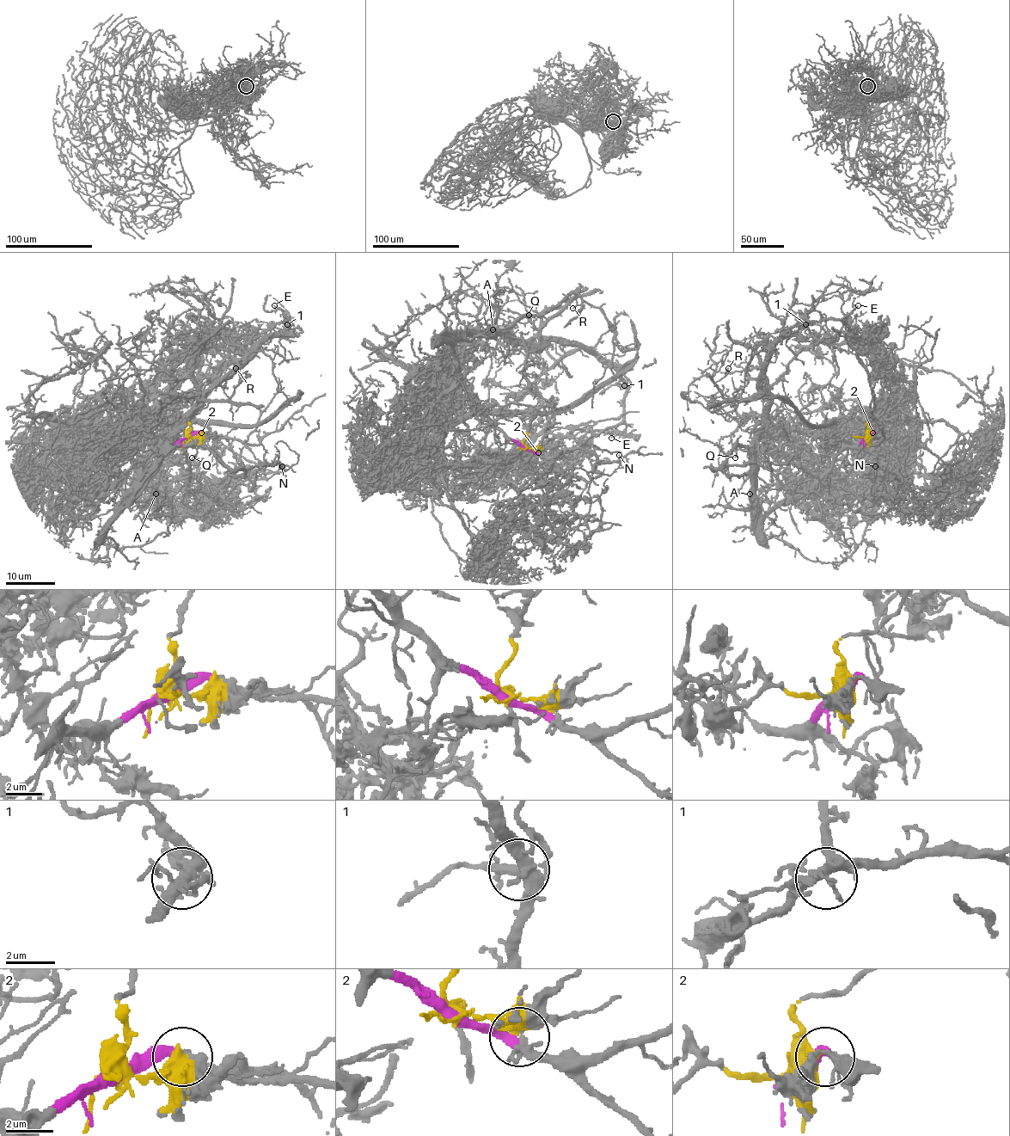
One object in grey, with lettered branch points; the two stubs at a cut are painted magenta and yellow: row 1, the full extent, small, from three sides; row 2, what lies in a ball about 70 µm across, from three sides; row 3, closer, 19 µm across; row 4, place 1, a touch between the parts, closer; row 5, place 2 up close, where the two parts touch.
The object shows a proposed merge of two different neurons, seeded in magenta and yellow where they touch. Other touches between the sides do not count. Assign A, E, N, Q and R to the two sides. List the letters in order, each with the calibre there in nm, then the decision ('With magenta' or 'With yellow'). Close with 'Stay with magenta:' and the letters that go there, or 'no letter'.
A: Thickness 130 nm. With magenta
E: Thickness 100 nm. With magenta
N: Thickness 110 nm. With magenta
Q: Thickness 100 nm. With magenta
R: Thickness 130 nm. With magenta
Stay with magenta: A, E, N, Q, R

